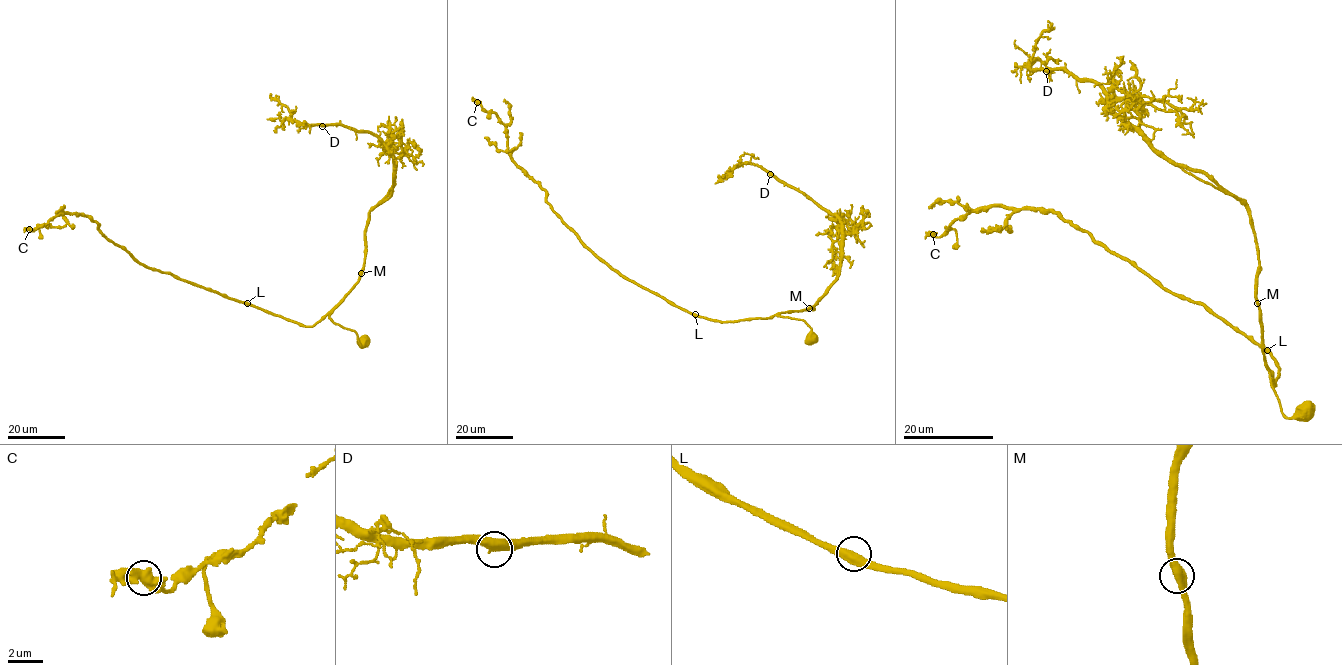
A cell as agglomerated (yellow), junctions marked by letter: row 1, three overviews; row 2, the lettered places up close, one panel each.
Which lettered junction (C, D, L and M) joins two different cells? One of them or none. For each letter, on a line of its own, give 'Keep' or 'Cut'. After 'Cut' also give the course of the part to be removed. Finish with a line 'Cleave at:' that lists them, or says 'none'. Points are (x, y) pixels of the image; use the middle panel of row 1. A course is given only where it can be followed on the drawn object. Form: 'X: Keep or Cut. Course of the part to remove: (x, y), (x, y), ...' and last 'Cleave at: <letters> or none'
C: Keep
D: Keep
L: Keep
M: Keep
Cleave at: none

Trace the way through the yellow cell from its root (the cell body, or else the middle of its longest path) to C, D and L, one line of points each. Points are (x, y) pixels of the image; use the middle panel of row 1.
C: (812, 337), (801, 319), (777, 314), (694, 315), (620, 276), (553, 210), (513, 160), (505, 125), (477, 102)
D: (812, 337), (811, 328), (801, 319), (777, 315), (813, 309), (835, 278), (840, 262), (841, 224), (770, 174)
L: (812, 337), (811, 328), (801, 319), (777, 314), (735, 321), (712, 320), (695, 314)

